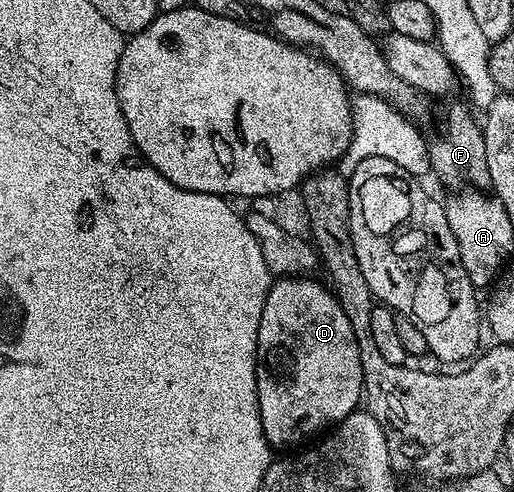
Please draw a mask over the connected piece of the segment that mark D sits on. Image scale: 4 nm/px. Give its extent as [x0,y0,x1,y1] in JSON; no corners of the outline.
[256,277,364,449]

